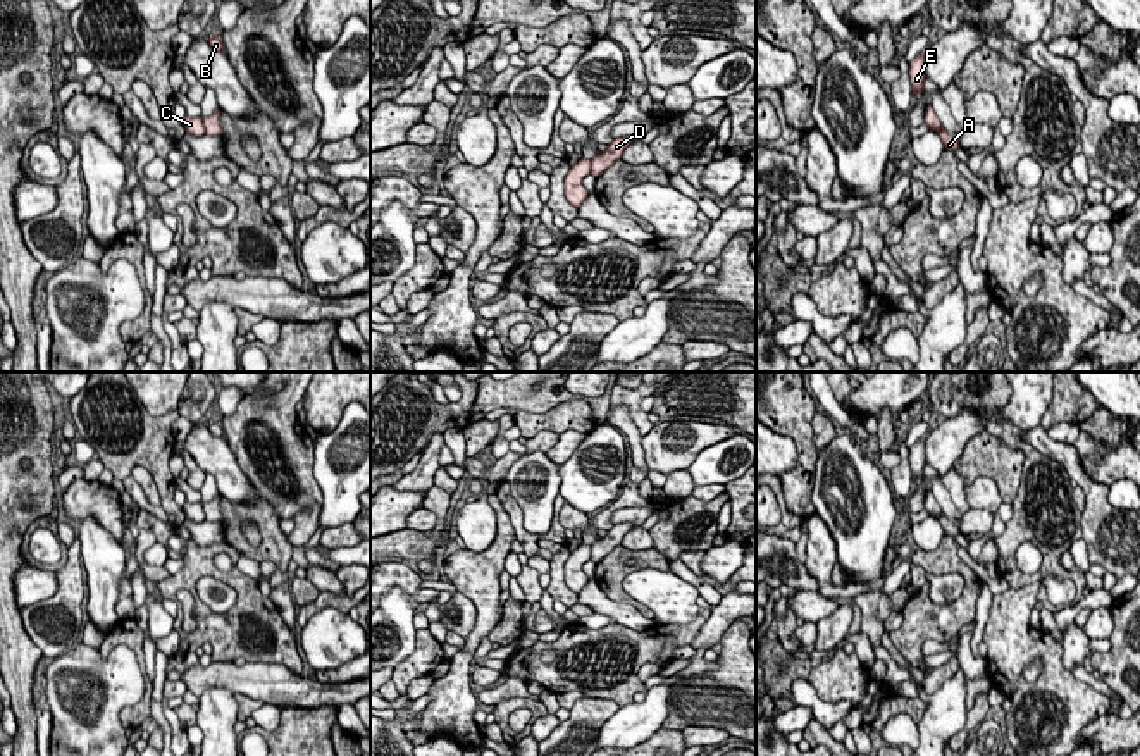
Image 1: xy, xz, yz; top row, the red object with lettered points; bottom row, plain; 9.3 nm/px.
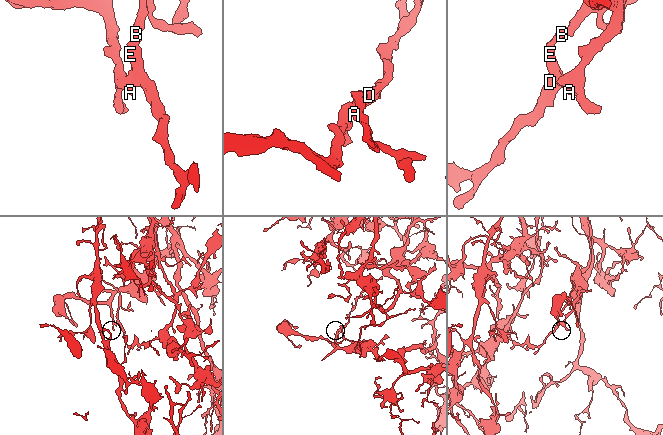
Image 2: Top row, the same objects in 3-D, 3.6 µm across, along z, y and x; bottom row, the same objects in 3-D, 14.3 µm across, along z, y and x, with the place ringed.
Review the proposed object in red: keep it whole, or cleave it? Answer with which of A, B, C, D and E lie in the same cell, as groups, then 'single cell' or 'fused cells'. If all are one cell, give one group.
A B D E / C | fused cells

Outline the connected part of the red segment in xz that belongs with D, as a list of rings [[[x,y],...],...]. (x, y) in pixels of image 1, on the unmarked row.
[[[616,524],[611,525],[611,529],[606,532],[603,539],[596,539],[594,544],[591,544],[591,560],[594,563],[601,561],[608,553],[611,553],[616,546],[622,544],[625,534],[632,529],[632,524]]]

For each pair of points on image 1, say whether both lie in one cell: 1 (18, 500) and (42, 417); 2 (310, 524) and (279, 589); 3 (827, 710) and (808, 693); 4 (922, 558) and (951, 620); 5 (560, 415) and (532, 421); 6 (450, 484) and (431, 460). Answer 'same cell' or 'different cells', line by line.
1: same cell
2: different cells
3: same cell
4: same cell
5: same cell
6: different cells

